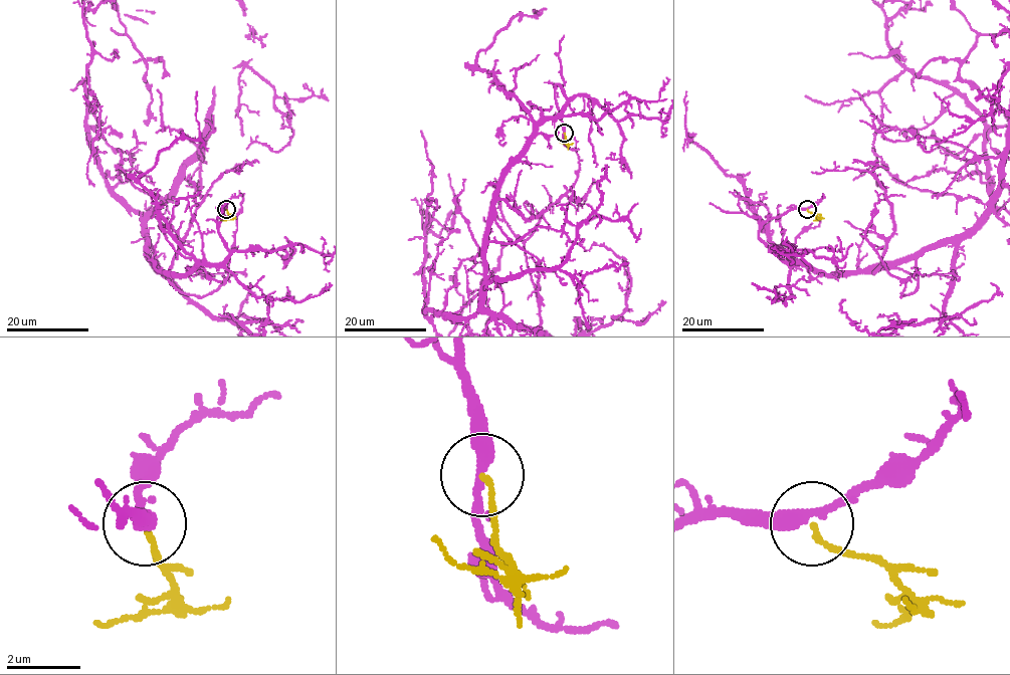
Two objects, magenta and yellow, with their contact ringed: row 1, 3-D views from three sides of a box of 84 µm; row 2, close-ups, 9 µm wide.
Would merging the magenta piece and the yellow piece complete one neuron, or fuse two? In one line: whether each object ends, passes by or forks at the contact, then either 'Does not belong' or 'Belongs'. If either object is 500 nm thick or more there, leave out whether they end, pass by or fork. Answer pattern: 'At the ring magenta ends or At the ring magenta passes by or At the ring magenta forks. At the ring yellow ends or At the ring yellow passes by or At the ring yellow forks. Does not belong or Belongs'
At the ring magenta passes by. At the ring yellow ends. Belongs

